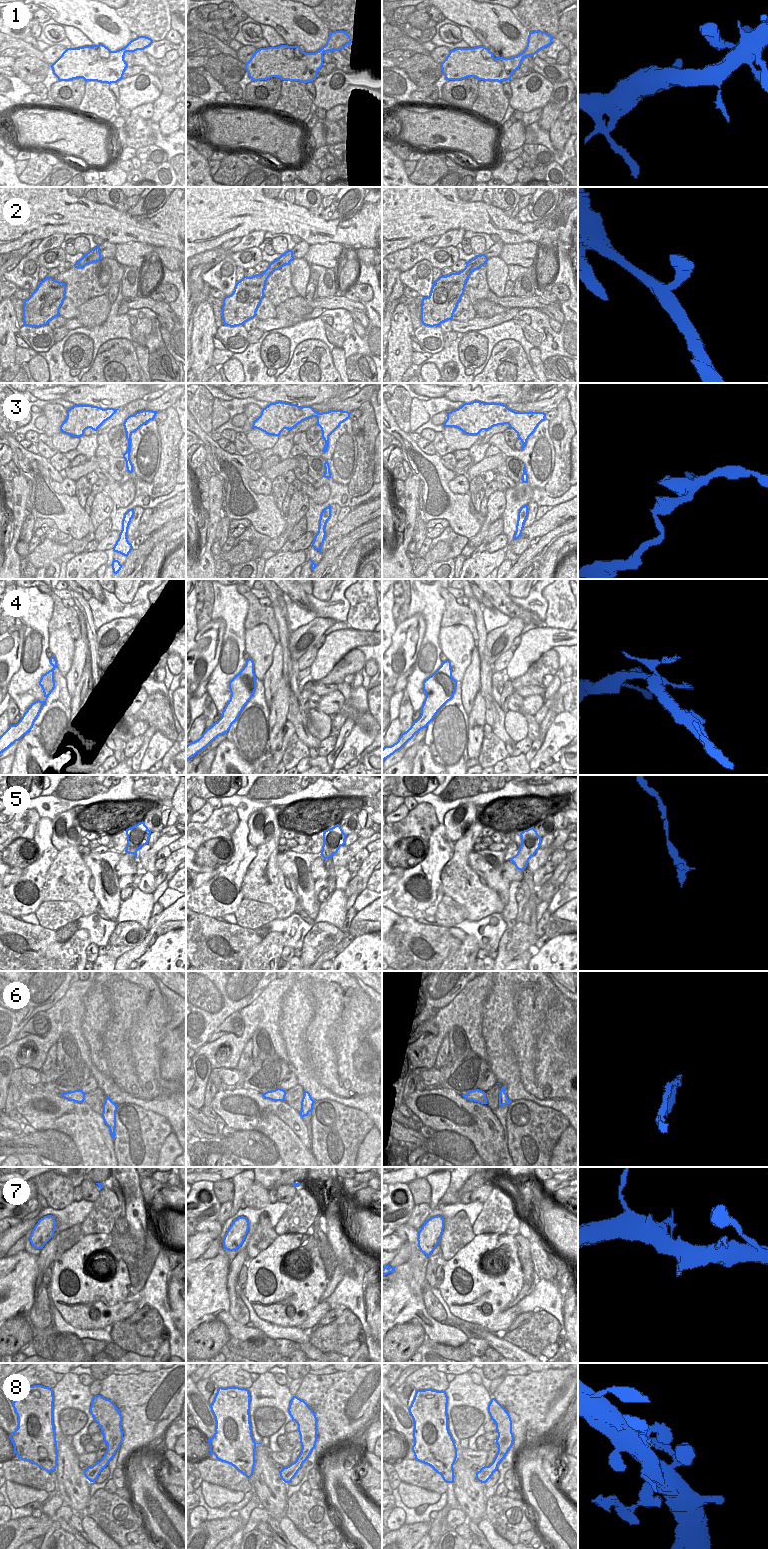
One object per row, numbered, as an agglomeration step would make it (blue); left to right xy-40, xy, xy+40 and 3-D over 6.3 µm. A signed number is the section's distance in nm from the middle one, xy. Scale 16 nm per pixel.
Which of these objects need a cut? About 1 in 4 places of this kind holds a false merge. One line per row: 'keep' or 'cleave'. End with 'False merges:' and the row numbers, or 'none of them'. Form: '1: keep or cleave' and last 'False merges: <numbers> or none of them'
1: keep
2: keep
3: keep
4: keep
5: cleave
6: cleave
7: keep
8: keep
False merges: 5, 6

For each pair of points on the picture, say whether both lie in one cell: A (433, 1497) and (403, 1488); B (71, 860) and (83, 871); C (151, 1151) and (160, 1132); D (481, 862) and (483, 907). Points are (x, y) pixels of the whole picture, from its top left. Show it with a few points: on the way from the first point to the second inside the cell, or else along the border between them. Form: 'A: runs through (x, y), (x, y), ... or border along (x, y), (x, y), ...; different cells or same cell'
A: runs through (426, 1497), (410, 1495); same cell
B: border along (82, 859), (80, 866), (69, 871), (70, 884); different cells
C: runs through (151, 1146), (151, 1141), (155, 1137); same cell
D: border along (477, 875), (479, 877); different cells

